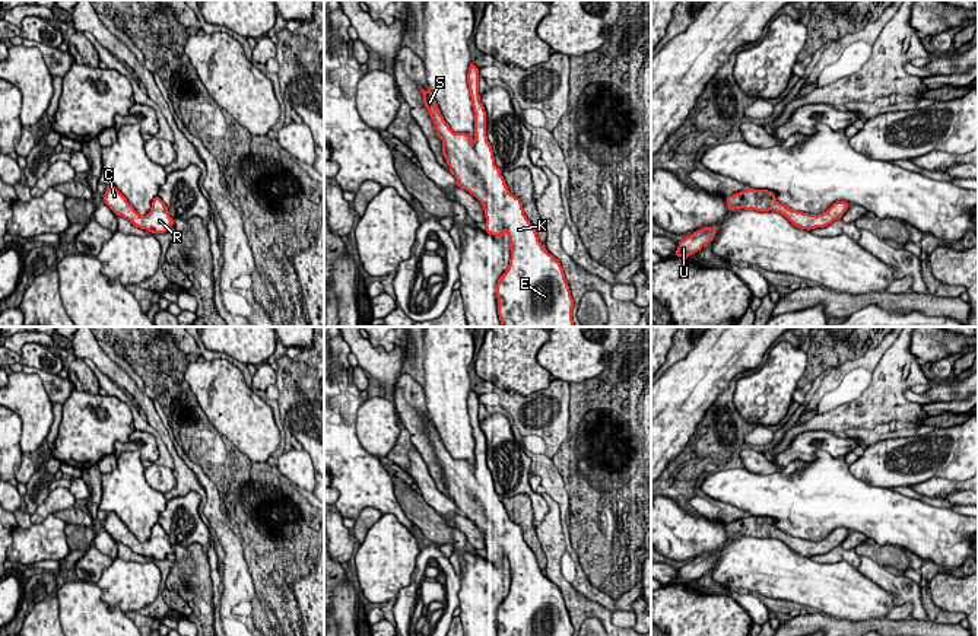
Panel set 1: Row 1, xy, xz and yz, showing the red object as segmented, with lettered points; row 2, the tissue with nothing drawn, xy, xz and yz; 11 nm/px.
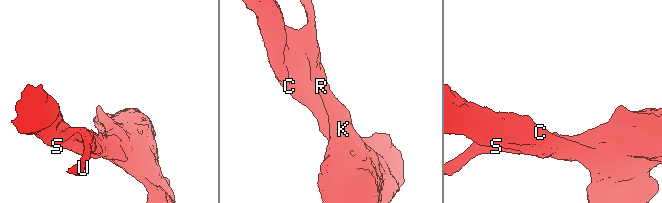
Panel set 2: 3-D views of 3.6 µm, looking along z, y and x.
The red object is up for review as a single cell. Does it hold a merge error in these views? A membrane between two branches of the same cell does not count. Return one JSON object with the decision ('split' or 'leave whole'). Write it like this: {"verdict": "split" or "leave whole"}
{"verdict": "leave whole"}

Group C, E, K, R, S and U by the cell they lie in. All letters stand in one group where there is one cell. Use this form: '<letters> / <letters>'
C E K R S U

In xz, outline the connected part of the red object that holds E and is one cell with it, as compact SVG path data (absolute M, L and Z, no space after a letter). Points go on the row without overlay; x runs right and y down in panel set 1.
M471 389L467 410L474 439L474 464L454 459L429 417L420 416L423 430L442 467L442 481L458 513L473 521L485 537L485 556L509 563L511 585L496 611L498 636L574 636L563 595L539 567L524 541L523 530L509 519L486 462L486 438L479 422L479 395Z

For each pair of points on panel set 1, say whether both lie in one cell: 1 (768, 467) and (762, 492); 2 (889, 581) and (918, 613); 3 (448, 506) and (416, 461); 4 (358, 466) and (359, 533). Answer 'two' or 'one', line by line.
1: two
2: one
3: one
4: two

